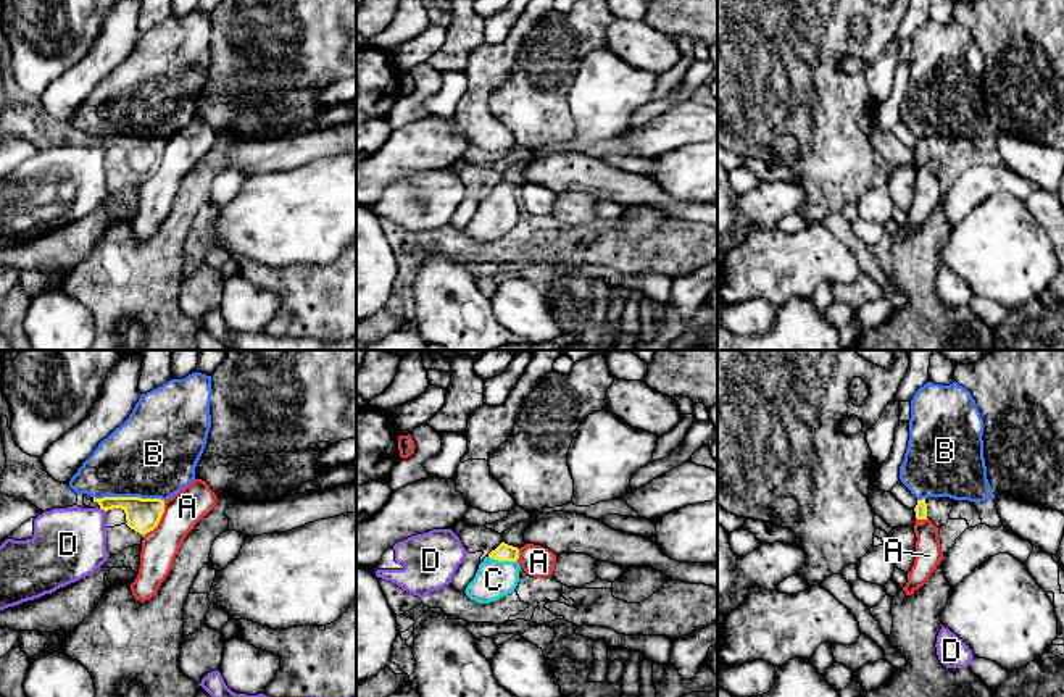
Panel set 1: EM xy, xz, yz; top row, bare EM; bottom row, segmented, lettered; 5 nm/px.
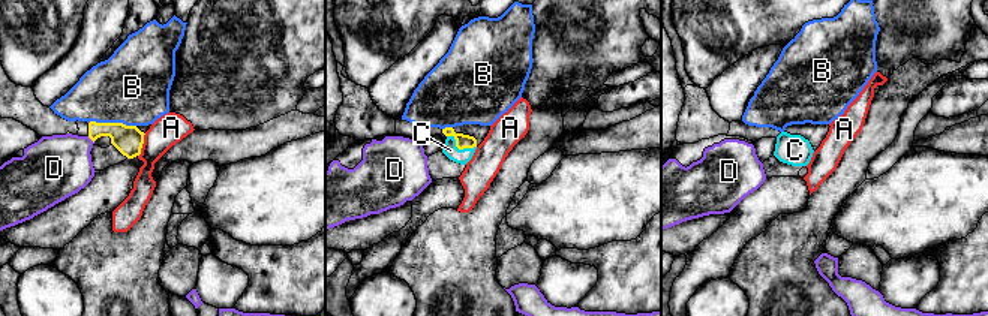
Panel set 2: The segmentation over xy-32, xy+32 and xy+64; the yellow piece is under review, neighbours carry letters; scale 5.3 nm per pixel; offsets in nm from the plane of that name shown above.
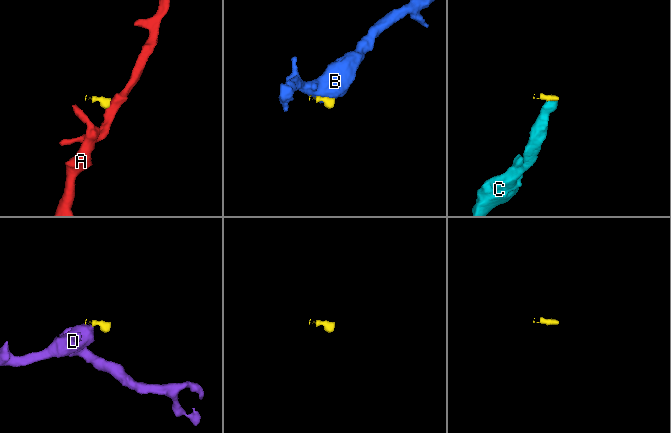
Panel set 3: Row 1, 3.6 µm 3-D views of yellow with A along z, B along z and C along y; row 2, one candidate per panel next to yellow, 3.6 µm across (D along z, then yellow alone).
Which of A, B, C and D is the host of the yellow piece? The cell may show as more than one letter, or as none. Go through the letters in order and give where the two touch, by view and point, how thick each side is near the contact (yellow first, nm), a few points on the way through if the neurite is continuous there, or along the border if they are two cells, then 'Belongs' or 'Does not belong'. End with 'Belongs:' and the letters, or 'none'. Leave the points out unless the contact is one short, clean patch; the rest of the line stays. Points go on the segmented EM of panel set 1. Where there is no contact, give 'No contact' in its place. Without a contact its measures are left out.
A: Touches yellow at xy (160, 518). Thickness 170 nm (yellow) against 180 nm. Boundary: xy (165, 502), (160, 521), (145, 534). Does not belong
B: Touches yellow at xy (129, 497). Thickness 170 nm (yellow) against 440 nm. Boundary: xy (94, 496), (160, 497), (165, 500). Does not belong
C: Touches yellow at xz (503, 560). Thickness 90 nm (yellow) against 190 nm. Path across: xz (503, 552), (503, 560), (494, 580). Belongs
D: Touches yellow at xy (103, 509). Thickness 170 nm (yellow) against 360 nm. Does not belong
Belongs: C

